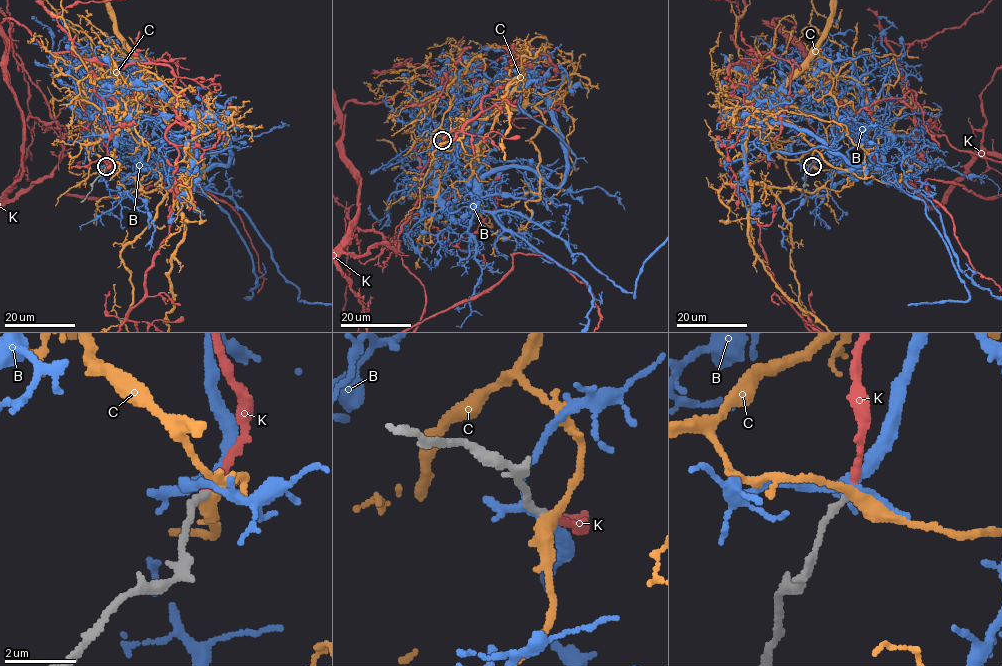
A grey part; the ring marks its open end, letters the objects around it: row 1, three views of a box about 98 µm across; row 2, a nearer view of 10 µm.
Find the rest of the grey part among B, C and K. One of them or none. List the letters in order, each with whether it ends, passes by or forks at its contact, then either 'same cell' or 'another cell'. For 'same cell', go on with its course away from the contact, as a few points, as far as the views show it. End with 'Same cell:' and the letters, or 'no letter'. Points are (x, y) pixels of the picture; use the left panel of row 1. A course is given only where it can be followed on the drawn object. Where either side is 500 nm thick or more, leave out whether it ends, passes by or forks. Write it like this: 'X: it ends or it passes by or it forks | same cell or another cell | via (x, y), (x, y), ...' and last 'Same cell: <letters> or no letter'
B: it forks | another cell
C: it passes by | another cell
K: it ends | same cell
Same cell: K

